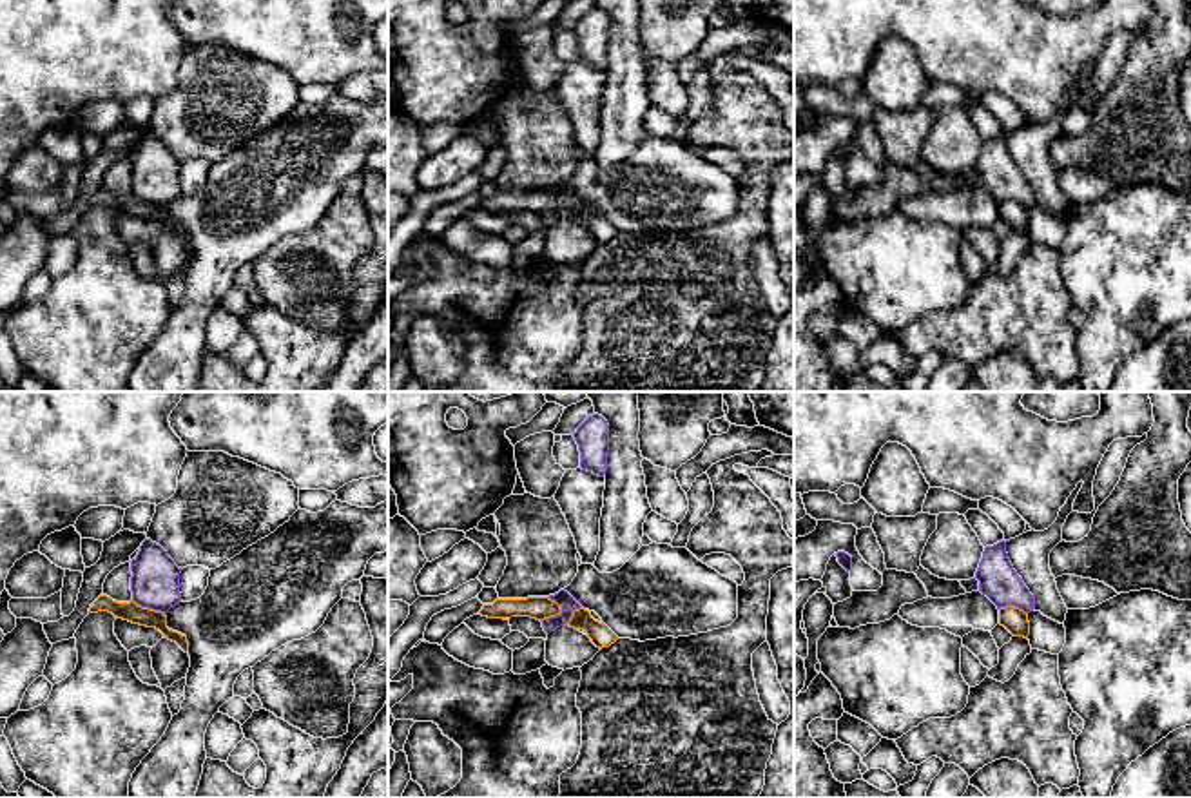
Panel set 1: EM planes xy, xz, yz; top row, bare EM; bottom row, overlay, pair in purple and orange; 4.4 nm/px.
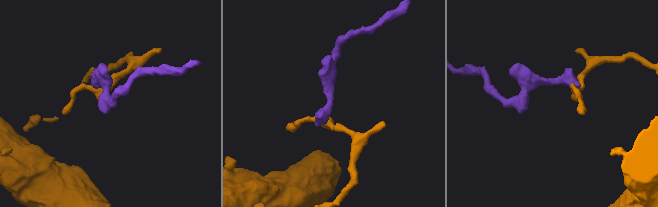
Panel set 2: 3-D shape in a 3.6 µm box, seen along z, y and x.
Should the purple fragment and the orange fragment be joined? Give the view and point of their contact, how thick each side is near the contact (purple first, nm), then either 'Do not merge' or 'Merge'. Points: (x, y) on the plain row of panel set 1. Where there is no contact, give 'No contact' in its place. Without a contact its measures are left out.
Touches purple at xz (557, 209). Thickness 70 nm (purple) against 100 nm. Do not merge

